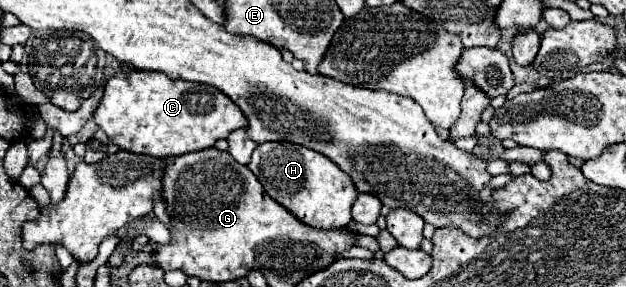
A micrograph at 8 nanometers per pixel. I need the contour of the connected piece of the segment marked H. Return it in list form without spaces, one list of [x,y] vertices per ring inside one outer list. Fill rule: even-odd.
[[[261,143],[251,155],[249,169],[255,173],[265,193],[283,205],[291,215],[315,229],[337,229],[351,221],[351,205],[359,193],[347,173],[313,149],[291,143]]]

